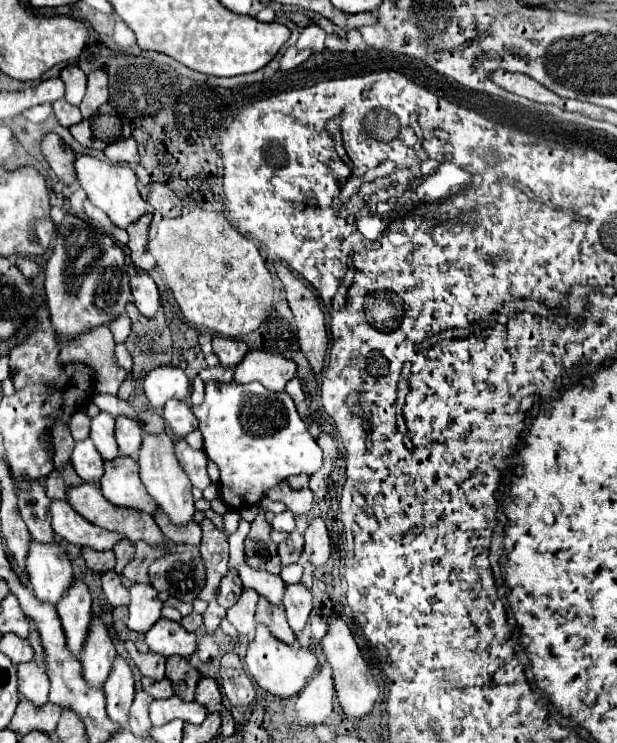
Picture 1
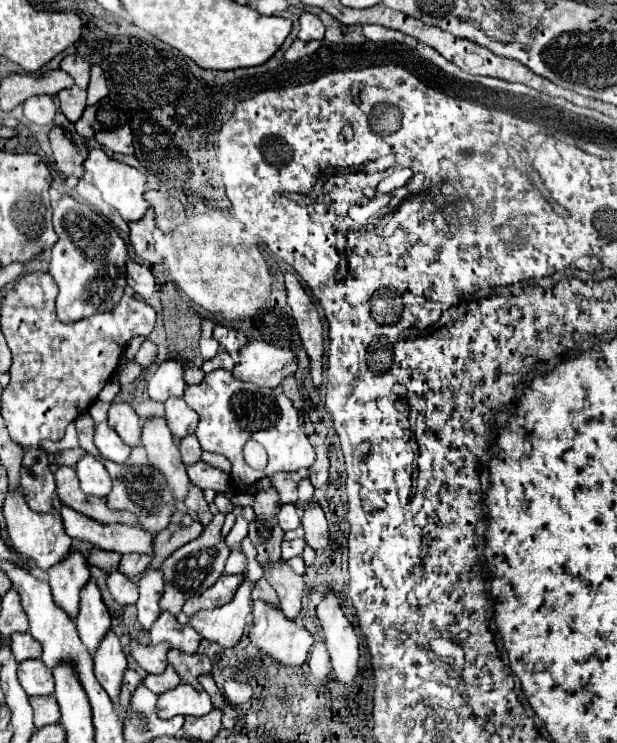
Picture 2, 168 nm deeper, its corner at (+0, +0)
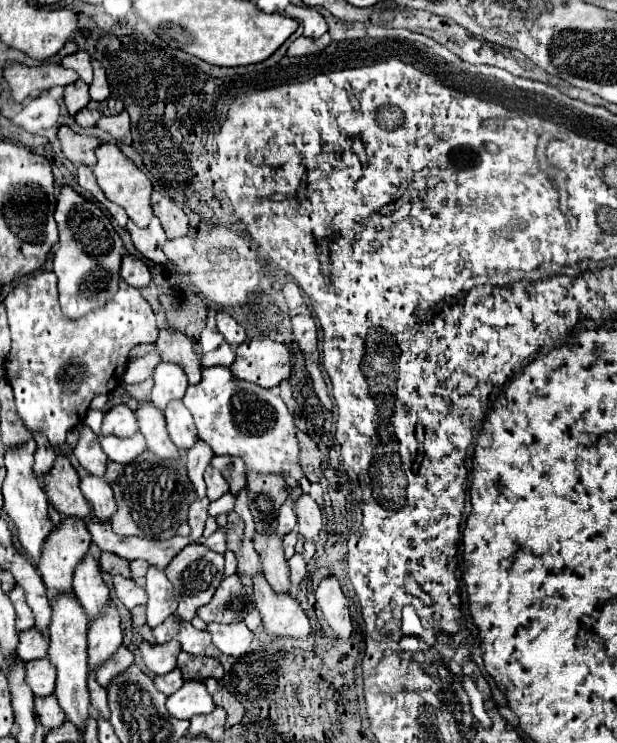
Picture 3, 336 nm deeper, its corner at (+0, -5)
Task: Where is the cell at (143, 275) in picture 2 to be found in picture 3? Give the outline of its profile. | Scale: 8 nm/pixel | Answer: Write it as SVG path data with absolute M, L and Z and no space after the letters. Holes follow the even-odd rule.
M124 256L122 258L122 270L120 270L120 274L122 274L126 284L130 284L130 286L134 286L138 290L144 290L150 284L150 270L138 258Z

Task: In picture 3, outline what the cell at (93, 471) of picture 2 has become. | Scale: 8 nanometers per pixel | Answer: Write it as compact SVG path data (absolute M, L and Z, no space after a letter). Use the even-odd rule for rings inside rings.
M86 476L80 480L80 490L82 490L84 498L92 504L98 520L108 520L116 512L112 488L110 488L110 484L106 484L104 478Z

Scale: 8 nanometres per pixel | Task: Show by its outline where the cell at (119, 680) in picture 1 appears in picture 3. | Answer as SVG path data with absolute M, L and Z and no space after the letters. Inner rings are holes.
M114 604L94 620L88 628L88 664L90 670L96 672L98 666L108 662L118 648L122 646L122 630L120 630L120 616Z

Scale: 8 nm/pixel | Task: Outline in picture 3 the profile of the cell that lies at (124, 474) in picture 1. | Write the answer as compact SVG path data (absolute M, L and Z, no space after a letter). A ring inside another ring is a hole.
M142 452L130 464L108 462L104 480L114 490L118 504L116 514L110 524L120 536L142 536L154 540L168 540L176 534L176 528L186 522L188 506L194 502L194 488L186 476L186 466L182 460L160 460L152 452Z

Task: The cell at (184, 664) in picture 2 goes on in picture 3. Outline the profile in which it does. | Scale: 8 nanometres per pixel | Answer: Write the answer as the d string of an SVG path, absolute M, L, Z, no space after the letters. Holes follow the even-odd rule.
M180 652L178 656L178 668L182 670L184 680L198 680L204 682L206 678L220 680L224 676L224 668L216 658L208 656L192 656L186 652Z

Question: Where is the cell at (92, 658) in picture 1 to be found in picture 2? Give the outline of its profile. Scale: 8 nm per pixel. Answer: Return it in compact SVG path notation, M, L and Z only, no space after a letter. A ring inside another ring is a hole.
M90 579L80 593L80 611L76 617L76 625L82 643L90 653L94 653L98 649L98 643L110 629L110 613L94 579Z

